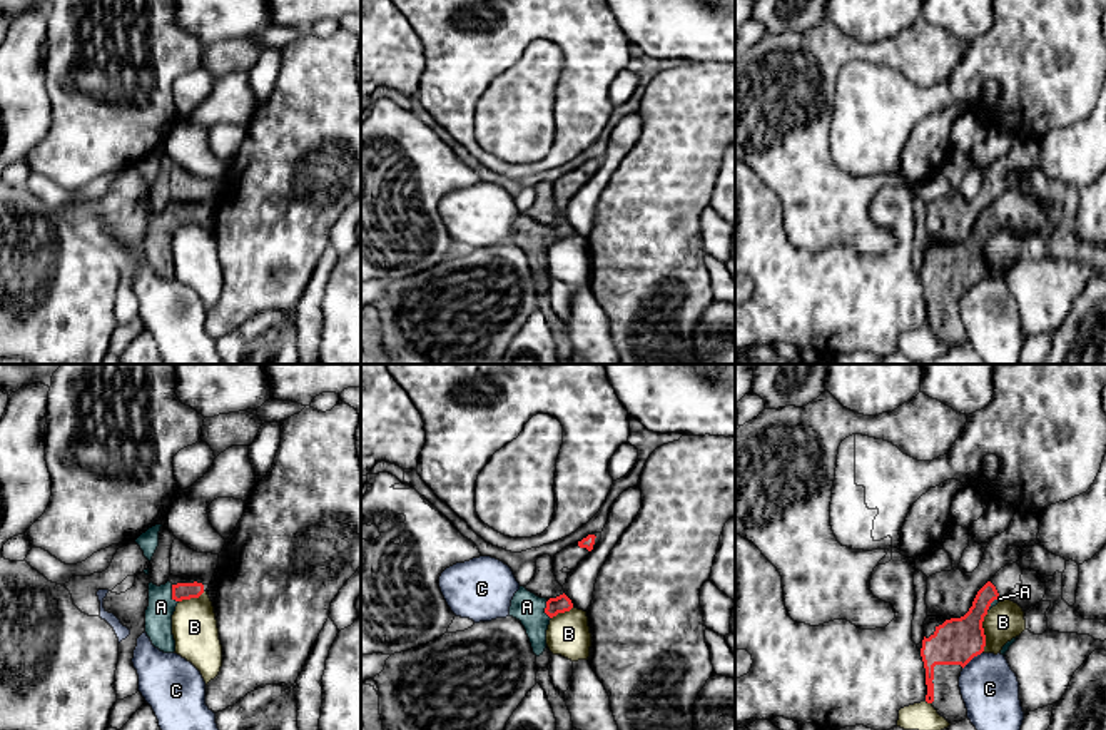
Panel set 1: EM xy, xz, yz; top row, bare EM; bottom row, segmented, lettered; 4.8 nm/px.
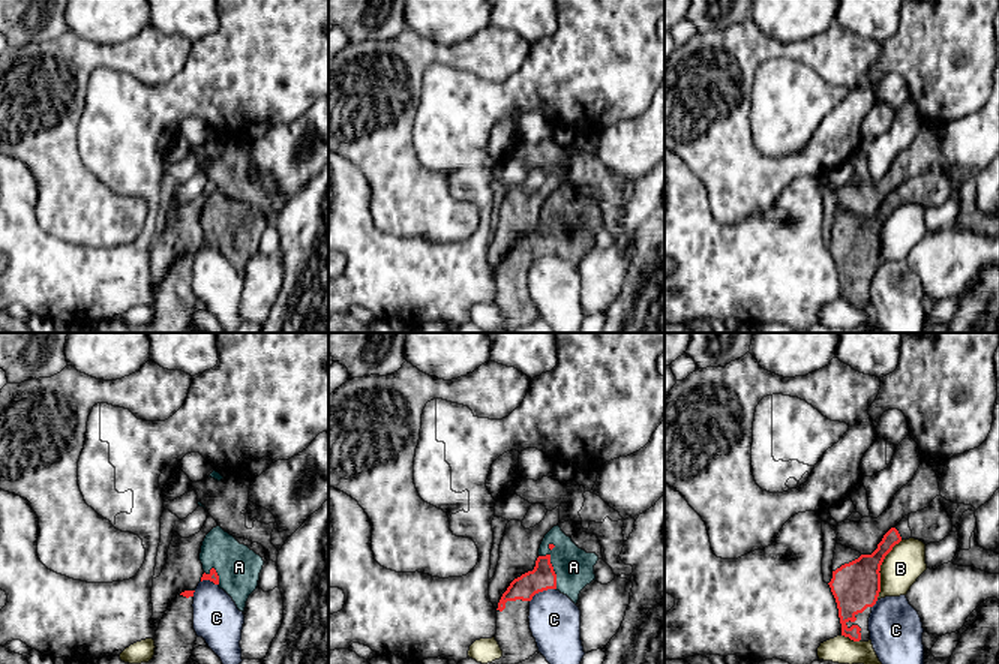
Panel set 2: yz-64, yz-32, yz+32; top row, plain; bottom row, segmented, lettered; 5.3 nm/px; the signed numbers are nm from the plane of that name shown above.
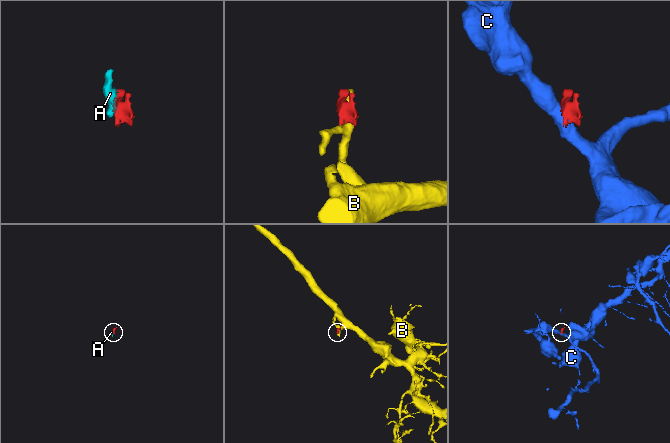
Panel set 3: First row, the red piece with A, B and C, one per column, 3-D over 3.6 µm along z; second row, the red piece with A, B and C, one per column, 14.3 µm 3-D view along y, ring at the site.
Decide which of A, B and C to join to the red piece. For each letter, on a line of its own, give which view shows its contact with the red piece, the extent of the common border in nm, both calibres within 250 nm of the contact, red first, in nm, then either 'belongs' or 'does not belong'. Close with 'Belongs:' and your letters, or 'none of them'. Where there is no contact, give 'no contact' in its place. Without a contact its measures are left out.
A: xy | 90 nm | 80/130 nm | belongs
B: yz | 200 nm | 220/180 nm | does not belong
C: yz | 130 nm | 220/280 nm | does not belong
Belongs: A

